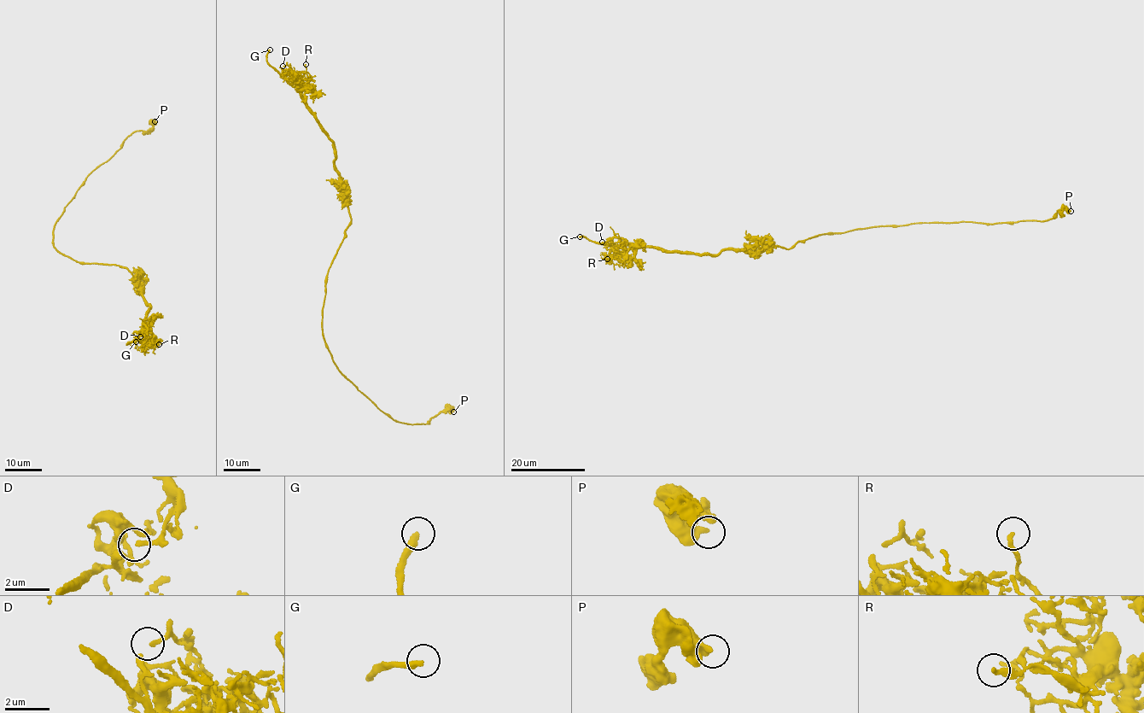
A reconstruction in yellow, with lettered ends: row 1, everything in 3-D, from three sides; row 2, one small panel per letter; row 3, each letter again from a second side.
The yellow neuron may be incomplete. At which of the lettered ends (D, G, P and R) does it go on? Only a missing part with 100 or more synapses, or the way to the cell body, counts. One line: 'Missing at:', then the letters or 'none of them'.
Missing at: G

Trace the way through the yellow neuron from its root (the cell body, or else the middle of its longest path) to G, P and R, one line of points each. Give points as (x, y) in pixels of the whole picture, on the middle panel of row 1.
G: (325, 285), (329, 267), (351, 221), (347, 191), (335, 166), (334, 141), (298, 90), (269, 63), (270, 49)
P: (325, 285), (322, 335), (341, 375), (384, 412), (401, 423), (424, 424), (449, 406), (453, 412)
R: (325, 285), (351, 215), (345, 186), (335, 166), (334, 141), (301, 92), (300, 86), (310, 78), (306, 64)

